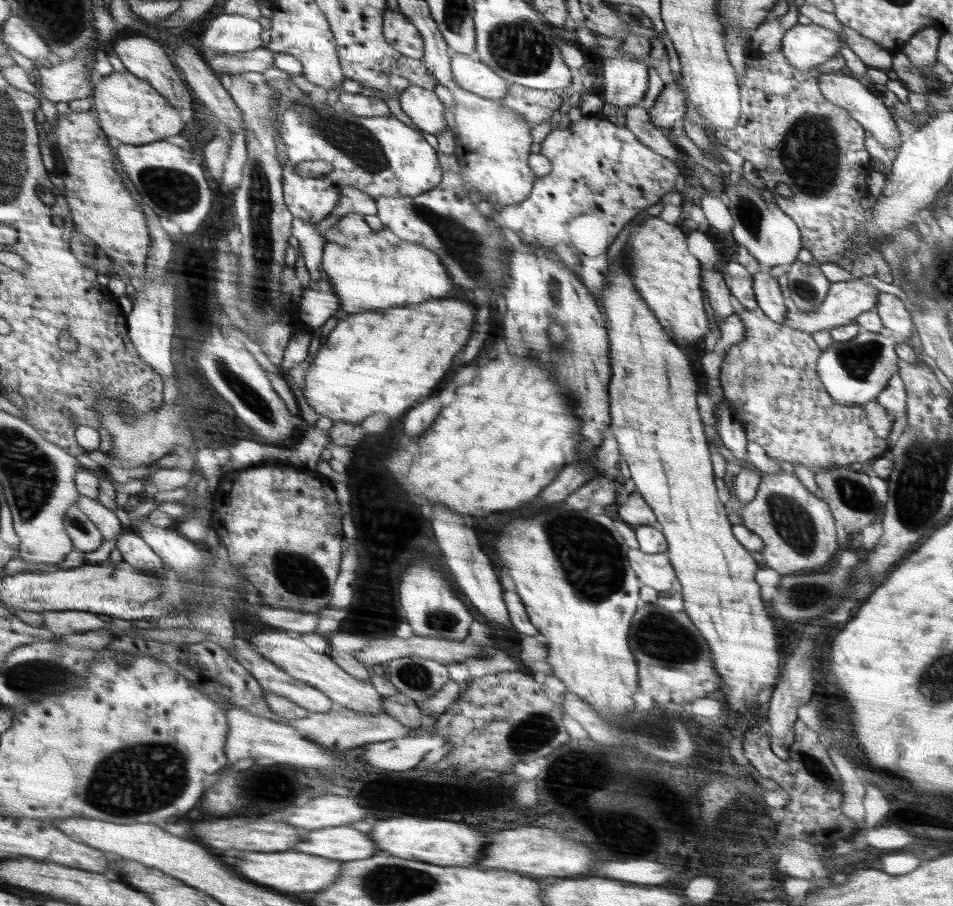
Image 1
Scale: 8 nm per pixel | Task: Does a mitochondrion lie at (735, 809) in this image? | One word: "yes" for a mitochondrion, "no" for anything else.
yes

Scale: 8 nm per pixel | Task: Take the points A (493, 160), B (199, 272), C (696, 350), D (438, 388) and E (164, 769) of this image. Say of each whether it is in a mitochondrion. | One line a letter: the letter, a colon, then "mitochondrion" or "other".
A: other
B: other
C: other
D: other
E: mitochondrion

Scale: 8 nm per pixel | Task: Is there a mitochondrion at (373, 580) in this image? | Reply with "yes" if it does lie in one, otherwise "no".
no

